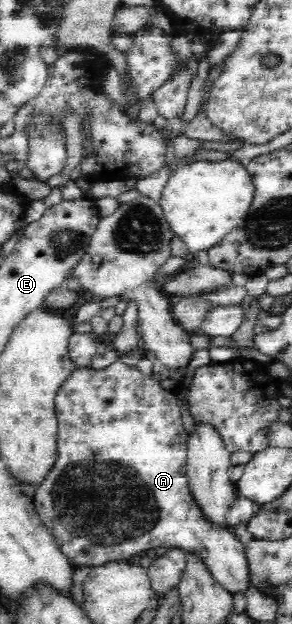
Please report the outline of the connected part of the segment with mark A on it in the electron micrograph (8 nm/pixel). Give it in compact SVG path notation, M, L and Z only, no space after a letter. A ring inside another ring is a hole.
M120 360L115 361L115 363L104 370L94 370L88 367L73 371L63 385L59 387L54 399L57 420L57 450L53 465L47 470L45 477L37 485L36 493L33 497L34 510L38 513L41 523L53 536L61 553L74 565L93 567L107 562L129 561L131 556L139 557L149 551L149 549L165 546L168 549L180 549L187 557L198 559L207 568L207 571L210 571L214 580L221 583L231 593L235 590L241 590L244 593L247 581L250 579L243 544L237 539L233 529L229 528L227 524L221 524L221 522L209 519L209 516L205 514L203 508L195 500L195 496L191 494L186 466L188 434L185 425L183 425L179 405L180 401L177 395L172 391L163 389L157 379L143 375L143 373L138 371L137 367L124 365Z

